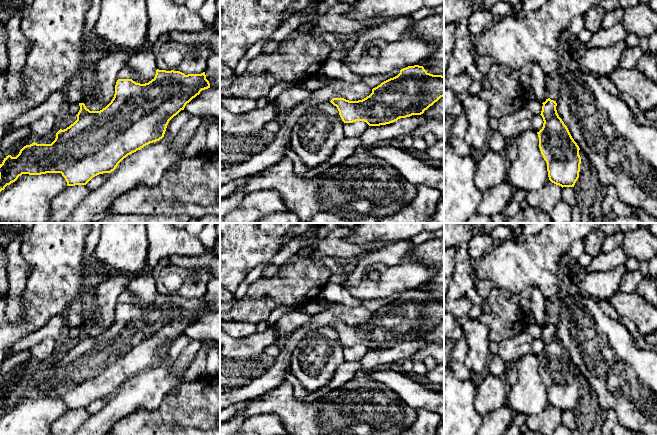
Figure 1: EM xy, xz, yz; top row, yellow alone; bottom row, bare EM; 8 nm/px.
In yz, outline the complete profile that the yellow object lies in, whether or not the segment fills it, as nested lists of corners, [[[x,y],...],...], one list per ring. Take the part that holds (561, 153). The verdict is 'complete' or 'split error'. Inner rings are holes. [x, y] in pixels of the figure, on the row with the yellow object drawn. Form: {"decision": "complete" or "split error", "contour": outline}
{"decision": "split error", "contour": [[[548,98],[542,104],[541,114],[534,115],[531,124],[539,137],[549,180],[562,188],[574,187],[580,172],[580,148],[559,117],[556,101]]]}

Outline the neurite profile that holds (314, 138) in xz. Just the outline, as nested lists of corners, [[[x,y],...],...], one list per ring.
[[[322,102],[308,107],[292,130],[288,148],[298,155],[306,167],[316,167],[326,162],[337,144],[346,137],[343,124],[337,107],[331,102]]]

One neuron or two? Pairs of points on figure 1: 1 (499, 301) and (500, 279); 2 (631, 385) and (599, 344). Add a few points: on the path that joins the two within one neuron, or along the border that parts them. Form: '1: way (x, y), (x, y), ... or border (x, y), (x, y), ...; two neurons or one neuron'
1: border (494, 286), (505, 288), (512, 294); two neurons
2: way (622, 375), (606, 354); one neuron

